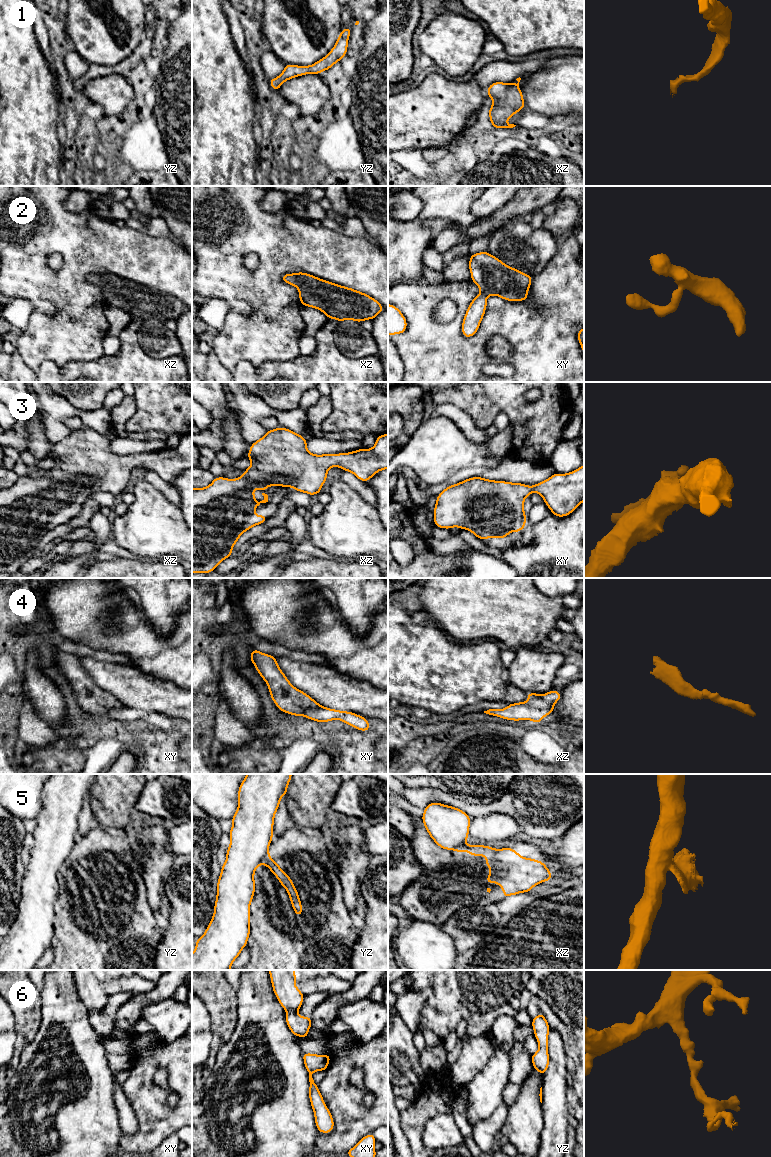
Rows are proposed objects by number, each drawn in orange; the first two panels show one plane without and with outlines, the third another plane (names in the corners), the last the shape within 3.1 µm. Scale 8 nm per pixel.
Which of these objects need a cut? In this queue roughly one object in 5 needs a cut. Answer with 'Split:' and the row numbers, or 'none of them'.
Split: 5

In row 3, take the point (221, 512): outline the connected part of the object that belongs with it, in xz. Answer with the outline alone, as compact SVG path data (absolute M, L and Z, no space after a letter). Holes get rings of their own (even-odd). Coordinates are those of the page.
M278 427L273 430L269 430L266 432L266 434L251 444L248 456L247 458L251 461L251 465L248 469L244 470L243 475L240 478L235 478L235 479L228 479L224 477L215 477L215 479L212 481L210 485L207 487L203 488L192 488L192 574L193 573L210 573L216 569L216 567L226 558L232 556L232 548L234 545L237 543L238 539L240 536L247 530L251 529L255 525L260 525L267 521L267 517L265 515L255 515L254 510L261 504L261 503L266 503L268 502L268 495L265 493L262 493L264 496L264 499L260 502L257 502L255 500L255 495L253 491L255 489L261 489L261 490L266 490L269 486L281 486L281 487L292 487L295 491L300 491L303 493L307 493L309 495L316 495L321 492L321 488L325 481L327 480L327 472L329 469L333 468L334 466L337 466L341 468L342 470L348 471L353 473L357 479L366 482L370 480L377 472L381 470L388 469L388 434L383 434L377 436L376 443L371 449L358 449L356 451L351 451L349 453L338 453L338 454L322 454L322 455L316 455L307 450L307 440L302 436L294 431L283 428L283 427Z

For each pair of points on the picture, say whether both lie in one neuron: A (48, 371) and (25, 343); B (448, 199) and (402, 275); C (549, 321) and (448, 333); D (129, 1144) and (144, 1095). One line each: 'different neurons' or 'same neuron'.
A: different neurons
B: same neuron
C: same neuron
D: same neuron

